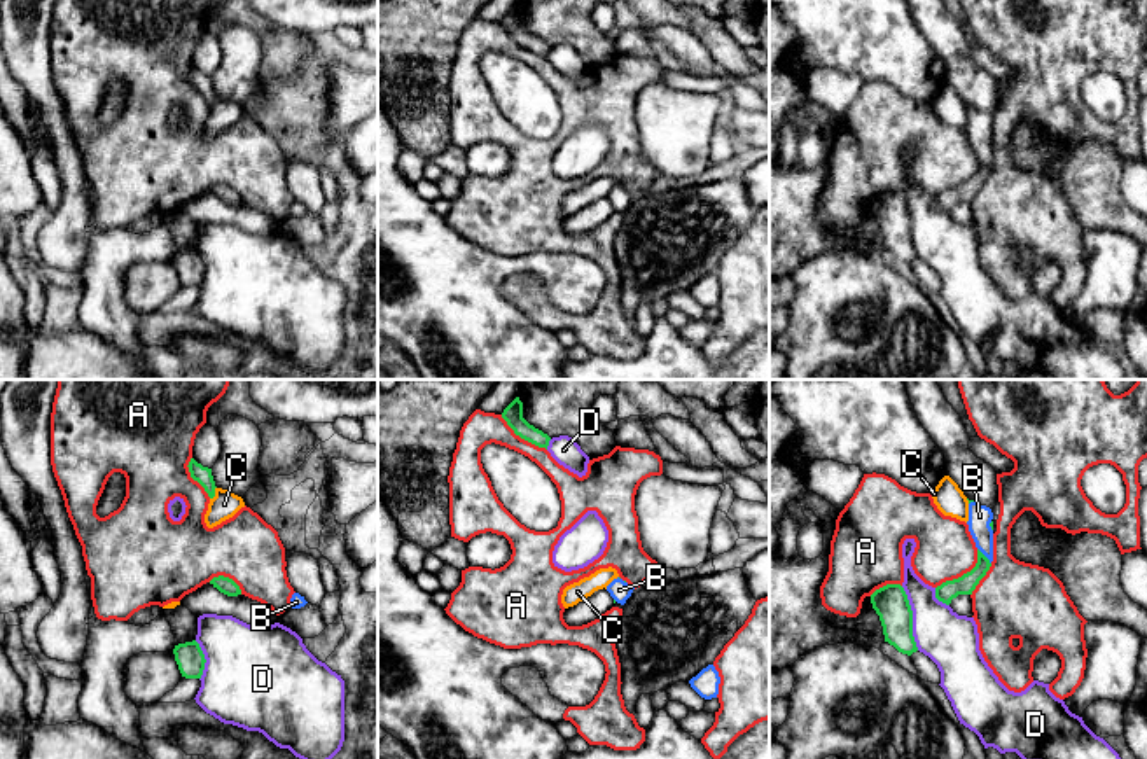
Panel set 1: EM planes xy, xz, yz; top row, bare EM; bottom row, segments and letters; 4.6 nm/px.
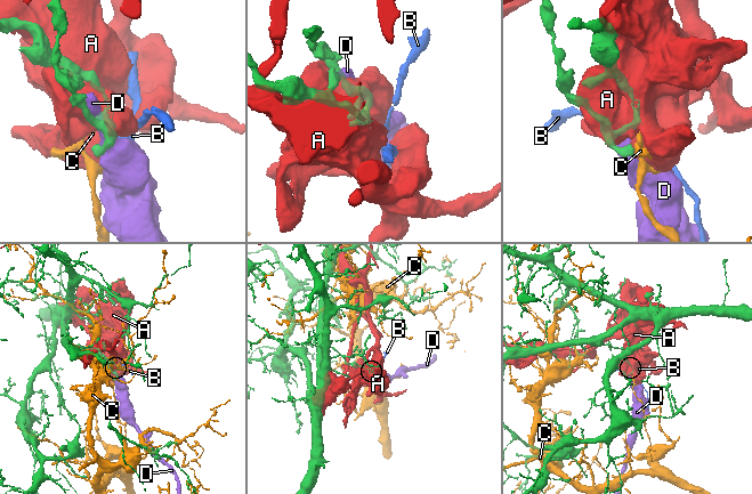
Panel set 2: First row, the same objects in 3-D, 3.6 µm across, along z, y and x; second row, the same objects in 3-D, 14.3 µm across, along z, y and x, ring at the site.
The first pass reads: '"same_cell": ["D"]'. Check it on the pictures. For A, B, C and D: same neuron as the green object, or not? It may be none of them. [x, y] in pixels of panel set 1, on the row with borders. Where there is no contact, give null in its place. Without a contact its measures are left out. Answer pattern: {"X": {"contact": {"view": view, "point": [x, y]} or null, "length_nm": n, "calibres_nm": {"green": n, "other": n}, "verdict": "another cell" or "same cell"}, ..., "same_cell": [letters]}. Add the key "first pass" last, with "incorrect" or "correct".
{"A": {"contact": {"view": "yz", "point": [964, 574]}, "length_nm": 260, "calibres_nm": {"green": 90, "other": 280}, "verdict": "another cell"}, "B": {"contact": {"view": "yz", "point": [985, 557]}, "length_nm": 100, "calibres_nm": {"green": 90, "other": 110}, "verdict": "same cell"}, "C": {"contact": {"view": "xy", "point": [214, 494]}, "length_nm": 70, "calibres_nm": {"green": 80, "other": 120}, "verdict": "another cell"}, "D": {"contact": {"view": "yz", "point": [911, 618]}, "length_nm": 300, "calibres_nm": {"green": 160, "other": 240}, "verdict": "another cell"}, "same_cell": ["B"], "first pass": "incorrect"}

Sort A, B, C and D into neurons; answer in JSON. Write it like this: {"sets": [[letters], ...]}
{"sets": [["A"], ["B"], ["C"], ["D"]]}

